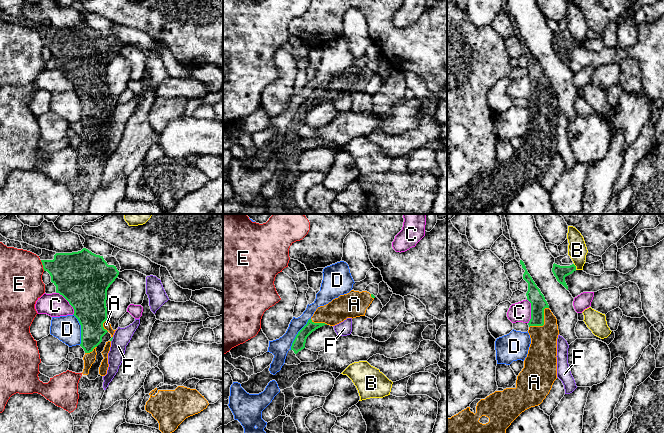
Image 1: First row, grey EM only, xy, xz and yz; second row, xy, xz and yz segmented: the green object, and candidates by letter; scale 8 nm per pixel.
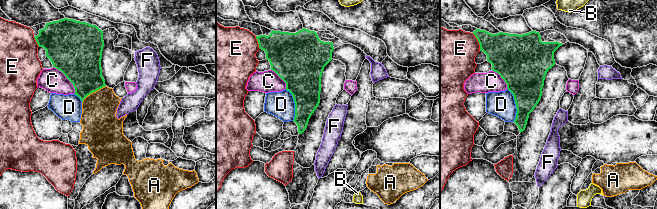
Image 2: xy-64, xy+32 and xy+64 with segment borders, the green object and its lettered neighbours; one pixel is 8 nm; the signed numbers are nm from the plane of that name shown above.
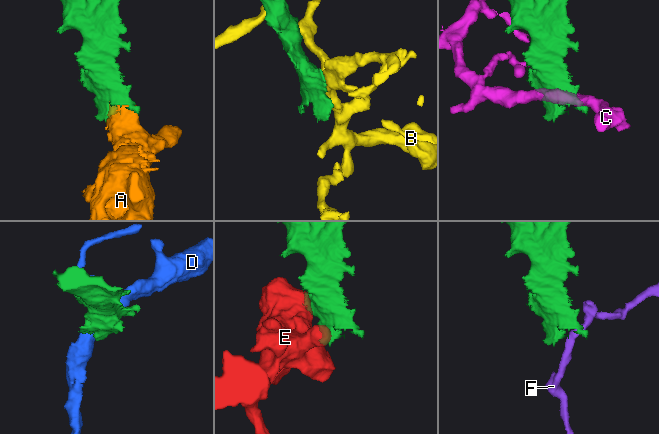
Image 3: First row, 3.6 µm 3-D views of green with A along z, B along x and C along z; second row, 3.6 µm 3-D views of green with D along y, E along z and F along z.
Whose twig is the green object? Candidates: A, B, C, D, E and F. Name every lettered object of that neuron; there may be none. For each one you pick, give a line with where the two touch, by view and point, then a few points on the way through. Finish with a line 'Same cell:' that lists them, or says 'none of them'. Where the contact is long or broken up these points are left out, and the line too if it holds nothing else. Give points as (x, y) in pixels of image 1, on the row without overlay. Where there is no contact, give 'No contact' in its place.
A: Touches green at yz (543, 98)
Same cell: A

